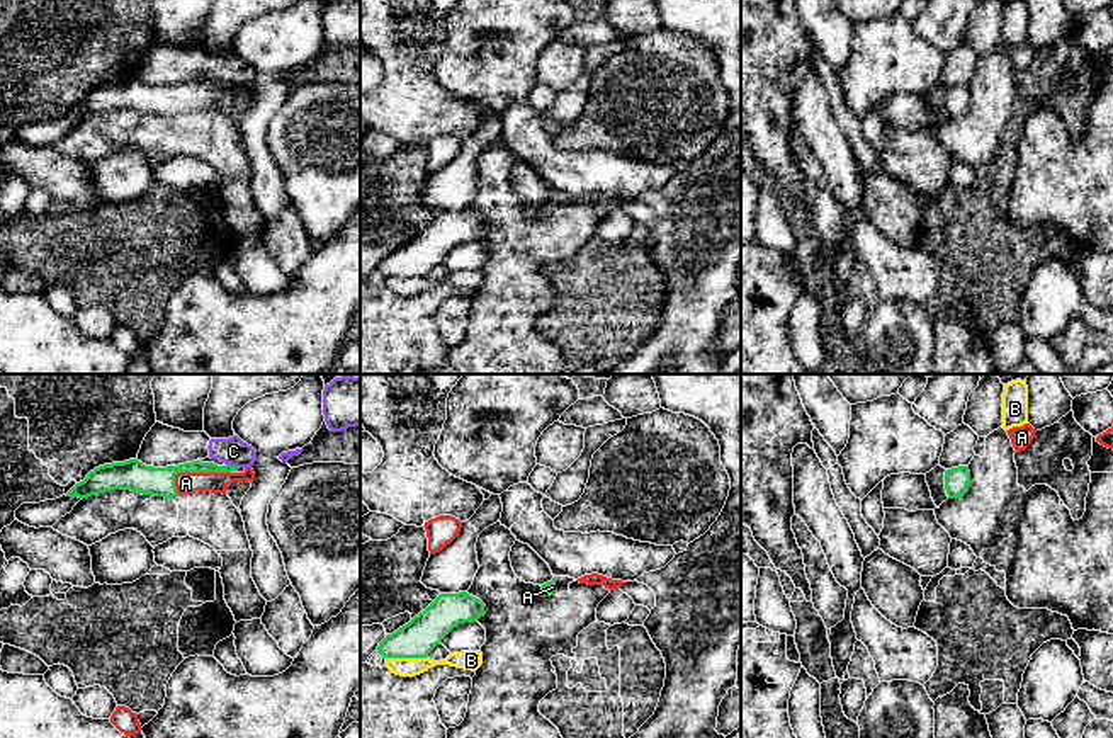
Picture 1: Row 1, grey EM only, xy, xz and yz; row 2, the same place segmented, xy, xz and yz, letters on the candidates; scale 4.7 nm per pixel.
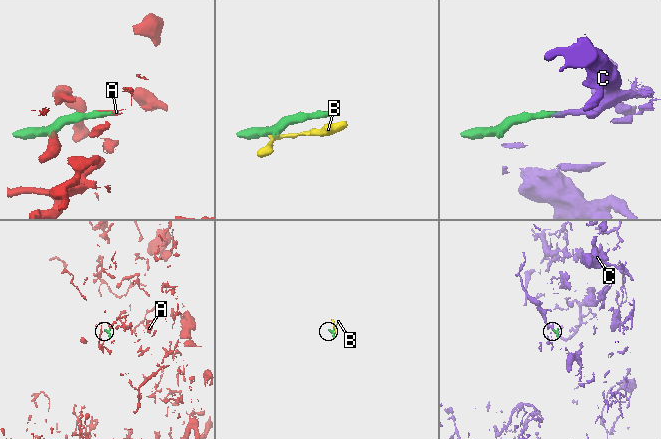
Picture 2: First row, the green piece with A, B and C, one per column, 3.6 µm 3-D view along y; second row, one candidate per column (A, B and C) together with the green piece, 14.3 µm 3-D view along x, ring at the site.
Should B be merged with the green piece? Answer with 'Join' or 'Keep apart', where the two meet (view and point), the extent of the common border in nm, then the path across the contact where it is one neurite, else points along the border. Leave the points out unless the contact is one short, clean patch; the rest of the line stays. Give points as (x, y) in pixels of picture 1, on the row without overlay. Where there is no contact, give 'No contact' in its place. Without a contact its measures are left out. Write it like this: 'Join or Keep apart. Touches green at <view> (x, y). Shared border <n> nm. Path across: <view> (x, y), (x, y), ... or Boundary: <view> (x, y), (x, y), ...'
Keep apart. Touches green at xz (406, 276). Shared border 200 nm. Boundary: xz (427, 274), (386, 278)

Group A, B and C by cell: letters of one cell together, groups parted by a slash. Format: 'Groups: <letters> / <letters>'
Groups: A / B / C

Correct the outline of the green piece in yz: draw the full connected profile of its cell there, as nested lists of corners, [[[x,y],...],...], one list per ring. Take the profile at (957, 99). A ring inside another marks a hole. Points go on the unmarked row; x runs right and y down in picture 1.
[[[958,85],[945,90],[945,109],[948,117],[960,117],[970,105],[969,85]]]

